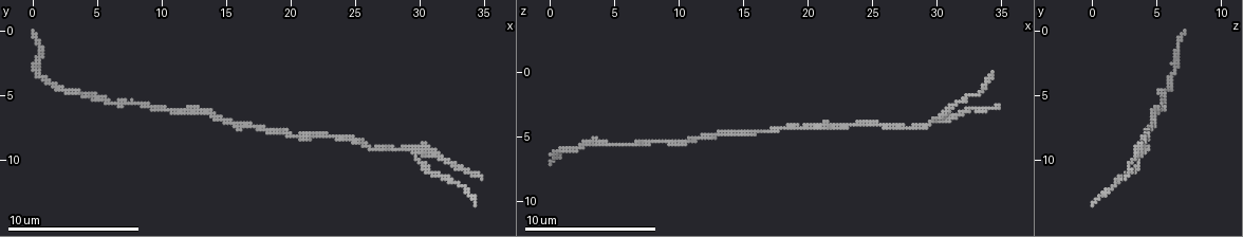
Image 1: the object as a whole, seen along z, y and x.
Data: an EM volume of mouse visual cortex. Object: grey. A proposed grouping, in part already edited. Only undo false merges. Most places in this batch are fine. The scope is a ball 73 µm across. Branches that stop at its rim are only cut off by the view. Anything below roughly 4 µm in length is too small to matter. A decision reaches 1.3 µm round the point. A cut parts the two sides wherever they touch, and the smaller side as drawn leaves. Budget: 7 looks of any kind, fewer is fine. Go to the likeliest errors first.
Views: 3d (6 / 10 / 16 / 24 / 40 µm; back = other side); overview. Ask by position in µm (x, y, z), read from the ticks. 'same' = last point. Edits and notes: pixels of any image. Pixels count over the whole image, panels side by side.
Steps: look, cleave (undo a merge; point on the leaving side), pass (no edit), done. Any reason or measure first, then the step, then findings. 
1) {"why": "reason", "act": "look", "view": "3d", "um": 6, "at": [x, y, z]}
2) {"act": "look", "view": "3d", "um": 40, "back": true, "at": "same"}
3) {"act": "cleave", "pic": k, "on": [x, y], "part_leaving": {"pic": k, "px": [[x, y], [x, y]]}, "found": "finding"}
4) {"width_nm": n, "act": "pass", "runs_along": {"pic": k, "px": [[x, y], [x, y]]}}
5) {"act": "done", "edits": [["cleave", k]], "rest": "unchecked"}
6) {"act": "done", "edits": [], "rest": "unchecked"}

{"why": "three-way junction", "act": "look", "view": "3d", "um": 16, "at": [30.0, 10.0, 3.6]}

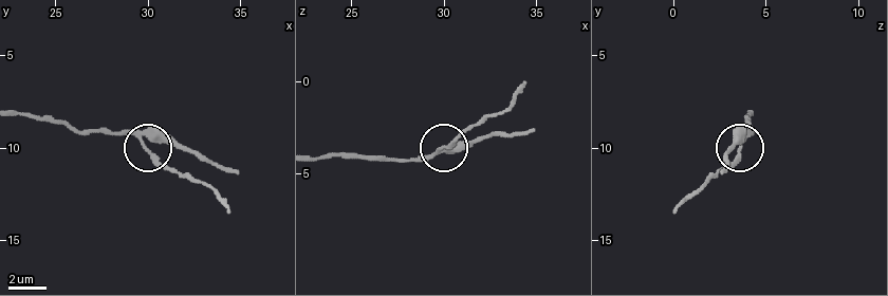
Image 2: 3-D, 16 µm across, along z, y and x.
{"side_arm_um": 6, "act": "cleave", "pic": 2, "on": [152, 161], "part_leaving": {"pic": 2, "px": [[139, 140], [180, 174], [208, 185], [227, 211]]}, "found": "a second neuron is stuck on"}

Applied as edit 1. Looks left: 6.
{"why": "thin neck", "act": "look", "view": "3d", "um": 16, "at": [23.2, 8.2, 4.0]}

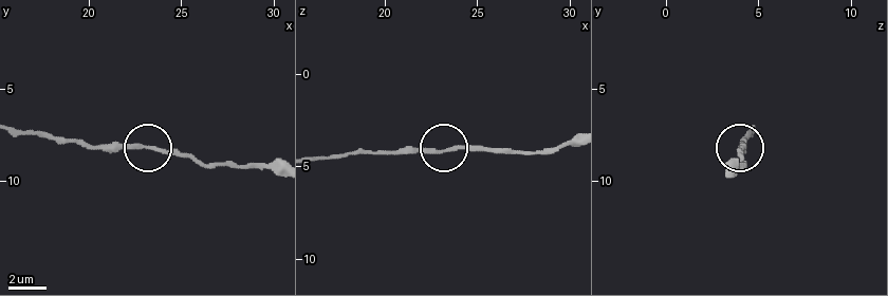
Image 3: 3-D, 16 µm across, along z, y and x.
{"act": "look", "view": "3d", "um": 6, "at": [23.4, 8.2, 4.1]}

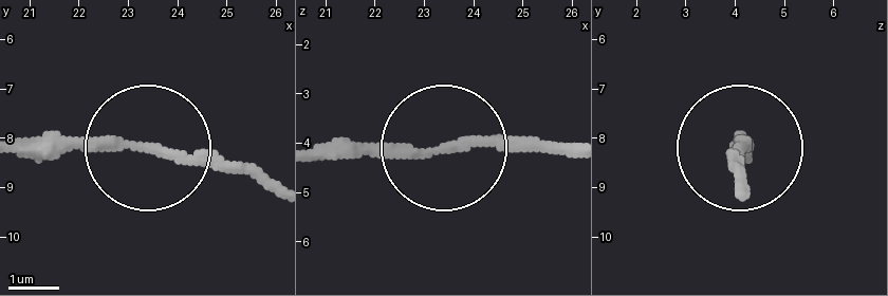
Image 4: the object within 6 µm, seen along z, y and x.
{"act": "pass", "runs_along": {"pic": 4, "px": [[325, 147], [560, 147]]}, "found": "all the same neuron"}

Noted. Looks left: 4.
{"why": "thick turns thin", "act": "look", "view": "3d", "um": 6, "at": [4.2, 5.2, 5.6]}

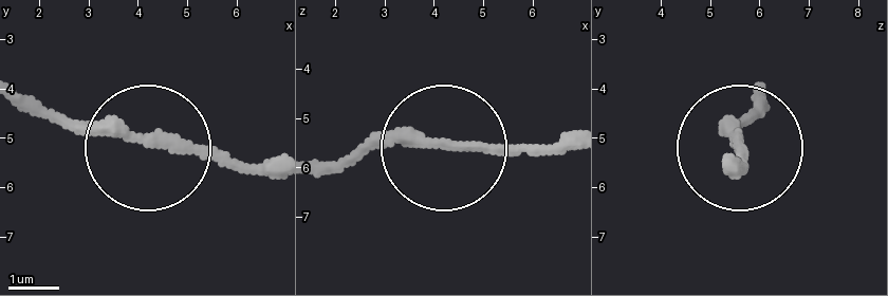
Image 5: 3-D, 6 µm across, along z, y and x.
{"act": "pass", "runs_along": {"pic": 5, "px": [[565, 141], [363, 149], [329, 162]]}, "found": "one neuron here"}

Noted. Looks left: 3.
{"why": "thick turns thin", "act": "look", "view": "3d", "um": 10, "at": [10.8, 6.2, 5.4]}

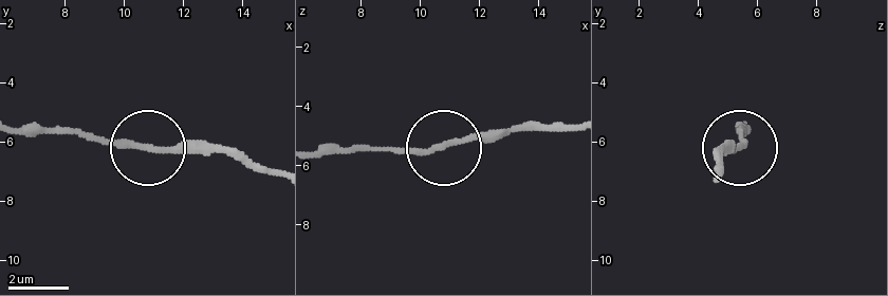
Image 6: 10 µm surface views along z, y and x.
{"act": "pass", "runs_along": {"pic": 6, "px": [[275, 177], [222, 153], [161, 153], [42, 131]]}, "found": "all the same neuron"}

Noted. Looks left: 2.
{"act": "done", "edits": [["cleave", 2]], "rest": "unchecked"}

